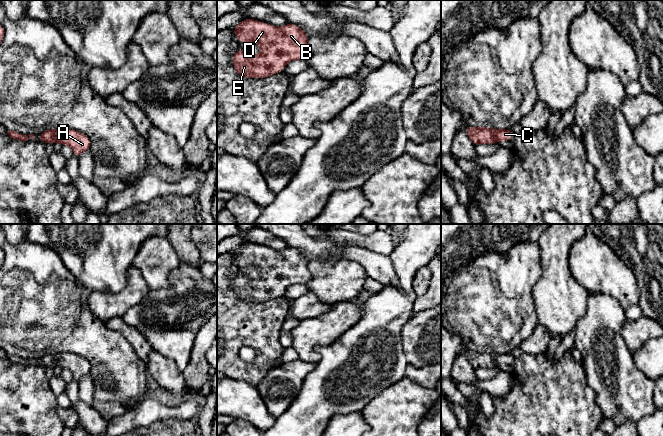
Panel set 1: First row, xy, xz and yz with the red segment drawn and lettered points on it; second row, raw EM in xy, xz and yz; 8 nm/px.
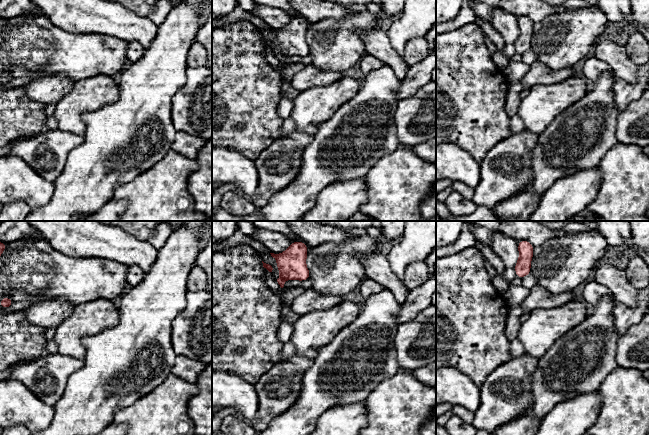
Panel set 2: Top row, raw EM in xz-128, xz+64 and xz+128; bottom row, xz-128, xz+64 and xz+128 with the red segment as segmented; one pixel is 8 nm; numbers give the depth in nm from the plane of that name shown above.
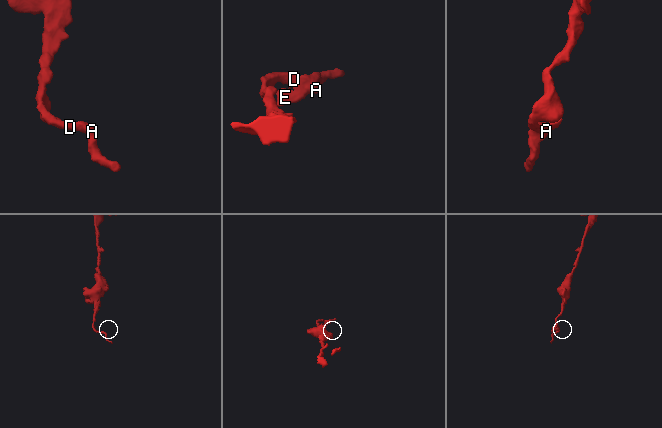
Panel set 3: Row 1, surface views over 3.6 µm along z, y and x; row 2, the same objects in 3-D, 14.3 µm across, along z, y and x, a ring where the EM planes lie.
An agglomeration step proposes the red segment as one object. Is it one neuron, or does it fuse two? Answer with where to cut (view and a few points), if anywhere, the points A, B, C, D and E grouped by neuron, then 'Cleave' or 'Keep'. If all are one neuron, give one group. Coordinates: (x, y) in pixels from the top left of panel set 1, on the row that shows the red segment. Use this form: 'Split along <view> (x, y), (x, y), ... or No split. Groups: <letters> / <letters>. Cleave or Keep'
No split. Groups: A B C D E. Keep

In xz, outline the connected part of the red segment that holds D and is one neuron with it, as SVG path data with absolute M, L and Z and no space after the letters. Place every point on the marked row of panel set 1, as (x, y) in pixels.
M247 18L232 28L240 43L255 42L262 52L261 55L251 55L244 49L235 52L232 64L240 77L263 79L282 72L290 61L305 61L311 56L309 36L298 25L275 27Z

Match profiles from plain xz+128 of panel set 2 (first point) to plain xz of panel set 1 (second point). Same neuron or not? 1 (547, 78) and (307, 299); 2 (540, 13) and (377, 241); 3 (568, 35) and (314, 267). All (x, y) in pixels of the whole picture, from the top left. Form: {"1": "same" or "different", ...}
{"1": "same", "2": "same", "3": "same"}

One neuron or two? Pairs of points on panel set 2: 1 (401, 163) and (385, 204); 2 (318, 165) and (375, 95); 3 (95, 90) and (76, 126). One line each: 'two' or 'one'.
1: one
2: one
3: one

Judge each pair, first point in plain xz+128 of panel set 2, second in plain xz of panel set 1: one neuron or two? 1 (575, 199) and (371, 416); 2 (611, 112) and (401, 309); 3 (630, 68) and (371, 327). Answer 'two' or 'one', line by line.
1: two
2: one
3: two

